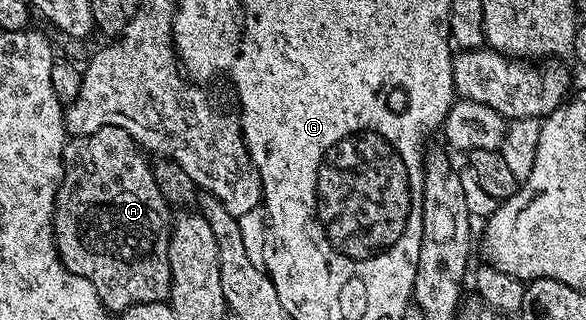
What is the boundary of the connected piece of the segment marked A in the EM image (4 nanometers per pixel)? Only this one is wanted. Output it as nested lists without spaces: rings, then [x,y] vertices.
[[[106,125],[103,128],[90,133],[87,136],[76,136],[67,139],[61,153],[62,172],[56,184],[56,195],[54,197],[54,207],[52,209],[52,244],[56,249],[56,255],[62,261],[68,272],[76,274],[80,278],[88,278],[92,286],[98,292],[99,297],[118,296],[126,288],[127,301],[141,302],[144,300],[165,301],[170,294],[170,267],[168,266],[167,246],[169,244],[169,229],[167,213],[162,213],[163,201],[158,193],[157,182],[154,180],[154,170],[151,165],[136,152],[135,143],[131,136],[122,128],[114,125]]]

